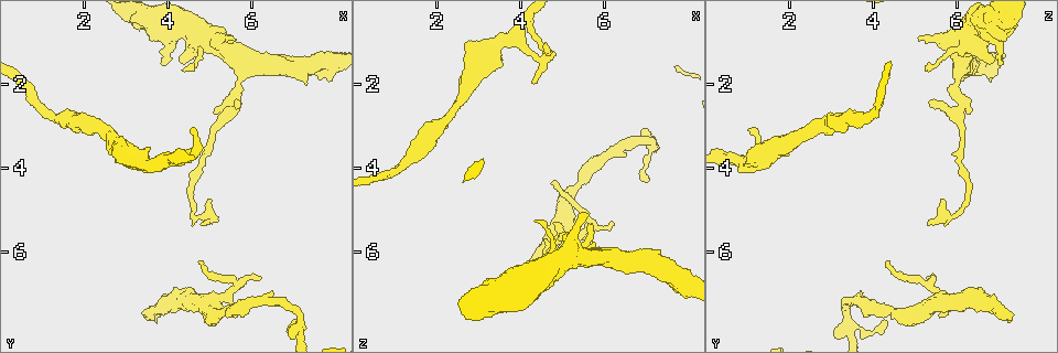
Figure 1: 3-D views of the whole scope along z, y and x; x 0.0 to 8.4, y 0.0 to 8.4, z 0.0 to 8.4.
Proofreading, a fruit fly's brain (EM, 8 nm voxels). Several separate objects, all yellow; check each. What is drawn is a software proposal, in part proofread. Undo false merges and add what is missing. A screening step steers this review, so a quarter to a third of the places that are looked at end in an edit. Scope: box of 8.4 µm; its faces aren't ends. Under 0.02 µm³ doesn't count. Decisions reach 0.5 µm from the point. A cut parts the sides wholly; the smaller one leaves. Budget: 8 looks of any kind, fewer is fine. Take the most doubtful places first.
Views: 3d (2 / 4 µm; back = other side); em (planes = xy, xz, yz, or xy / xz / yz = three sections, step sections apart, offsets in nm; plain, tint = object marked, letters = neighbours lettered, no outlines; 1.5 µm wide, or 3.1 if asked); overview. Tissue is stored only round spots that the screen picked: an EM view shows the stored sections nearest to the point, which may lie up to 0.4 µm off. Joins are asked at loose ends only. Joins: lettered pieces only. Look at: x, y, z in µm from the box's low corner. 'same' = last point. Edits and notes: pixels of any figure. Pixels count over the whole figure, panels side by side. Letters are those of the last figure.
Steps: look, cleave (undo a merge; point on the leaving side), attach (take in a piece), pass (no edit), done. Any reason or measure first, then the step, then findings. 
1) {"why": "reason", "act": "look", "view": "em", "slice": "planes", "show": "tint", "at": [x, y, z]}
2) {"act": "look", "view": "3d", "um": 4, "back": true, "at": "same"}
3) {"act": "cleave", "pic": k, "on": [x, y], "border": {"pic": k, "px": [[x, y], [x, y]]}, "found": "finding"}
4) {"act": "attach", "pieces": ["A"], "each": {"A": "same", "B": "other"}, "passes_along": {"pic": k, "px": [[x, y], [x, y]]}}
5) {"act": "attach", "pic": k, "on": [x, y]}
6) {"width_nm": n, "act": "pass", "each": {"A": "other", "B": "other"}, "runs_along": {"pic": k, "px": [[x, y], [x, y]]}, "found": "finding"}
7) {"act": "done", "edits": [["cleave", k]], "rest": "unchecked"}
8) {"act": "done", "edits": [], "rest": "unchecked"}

{"why": "end of a long branch", "act": "look", "view": "em", "slice": "planes", "show": "letters", "at": [3.70, 7.70, 7.20]}

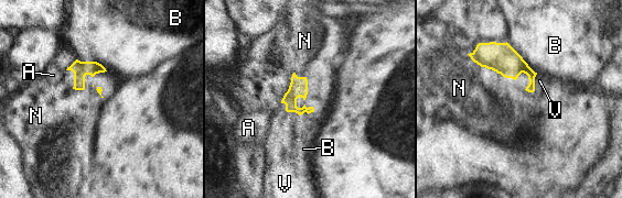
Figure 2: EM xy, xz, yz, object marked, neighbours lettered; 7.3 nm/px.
{"act": "attach", "pieces": ["V"], "each": {"A": "other", "B": "other", "N": "other", "V": "same"}, "passes_along": {"pic": 2, "px": [[298, 87], [292, 111], [280, 142]]}, "found": "the cell continues"}

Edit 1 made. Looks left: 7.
{"why": "redraw", "act": "look", "view": "overview"}

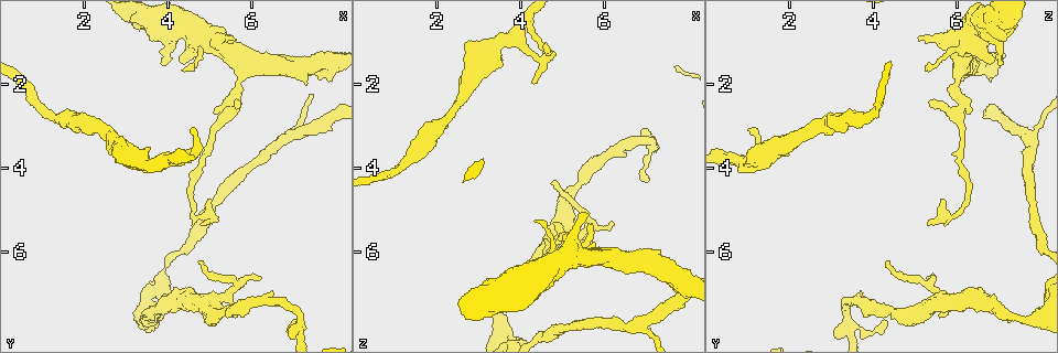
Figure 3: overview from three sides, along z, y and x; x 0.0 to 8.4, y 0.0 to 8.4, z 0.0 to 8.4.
{"why": "free end", "act": "look", "view": "3d", "um": 2, "at": [5.65, 1.00, 5.10]}

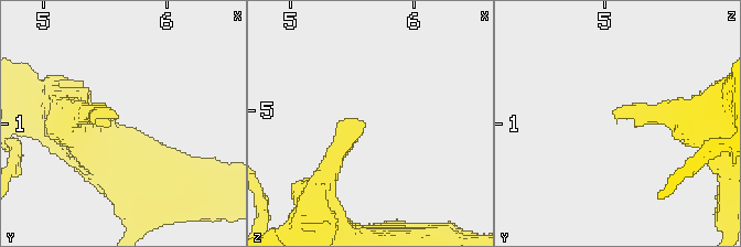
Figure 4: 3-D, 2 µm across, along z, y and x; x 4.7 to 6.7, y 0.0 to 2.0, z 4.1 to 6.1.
{"act": "look", "view": "em", "slice": "planes", "show": "letters", "at": [5.60, 0.94, 5.12]}

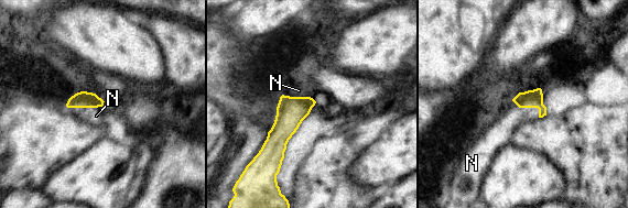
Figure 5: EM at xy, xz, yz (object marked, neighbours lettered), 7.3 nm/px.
{"act": "attach", "pieces": ["N"], "each": {"N": "same"}, "passes_along": {"pic": 5, "px": [[83, 99], [85, 107], [96, 116]]}, "found": "it goes on there"}

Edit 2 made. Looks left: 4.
{"act": "look", "view": "overview"}

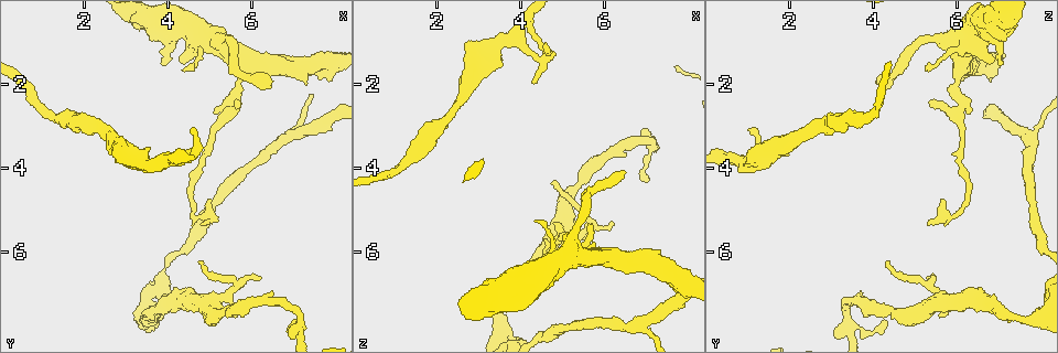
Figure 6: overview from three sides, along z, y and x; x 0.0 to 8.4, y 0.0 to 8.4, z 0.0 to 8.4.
{"why": "sharp bend", "act": "look", "view": "3d", "um": 2, "at": [3.85, 3.95, 0.95]}

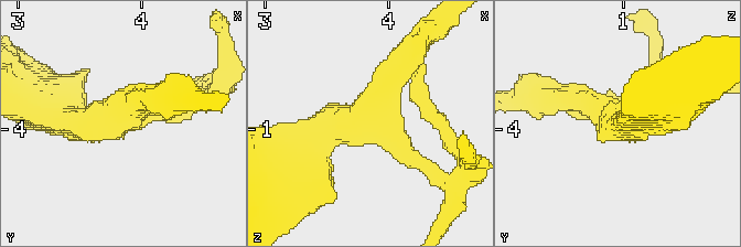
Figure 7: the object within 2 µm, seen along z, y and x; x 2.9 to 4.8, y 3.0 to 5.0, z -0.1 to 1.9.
{"why": "now the EM", "act": "look", "view": "em", "slice": "xz", "step": 8, "show": "letters", "at": [3.86, 3.92, 0.94]}

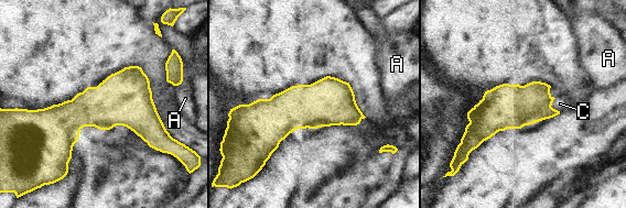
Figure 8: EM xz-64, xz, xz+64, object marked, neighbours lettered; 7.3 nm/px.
{"act": "pass", "each": {"A": "other", "C": "other"}, "border": {"pic": 8, "px": [[554, 98], [551, 106], [560, 111]]}, "found": "all the same cell"}

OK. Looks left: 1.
{"act": "done", "edits": [["attach", 2], ["attach", 5]], "rest": "unchecked"}

